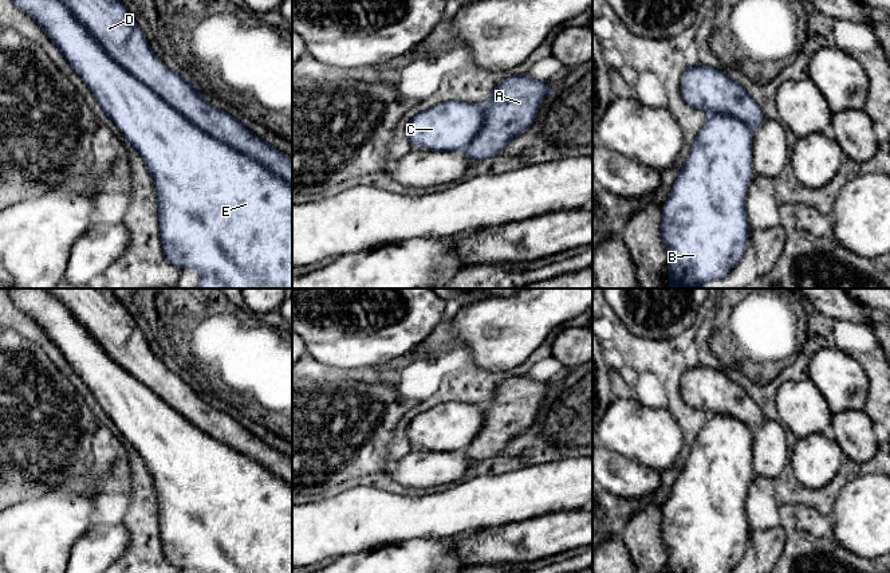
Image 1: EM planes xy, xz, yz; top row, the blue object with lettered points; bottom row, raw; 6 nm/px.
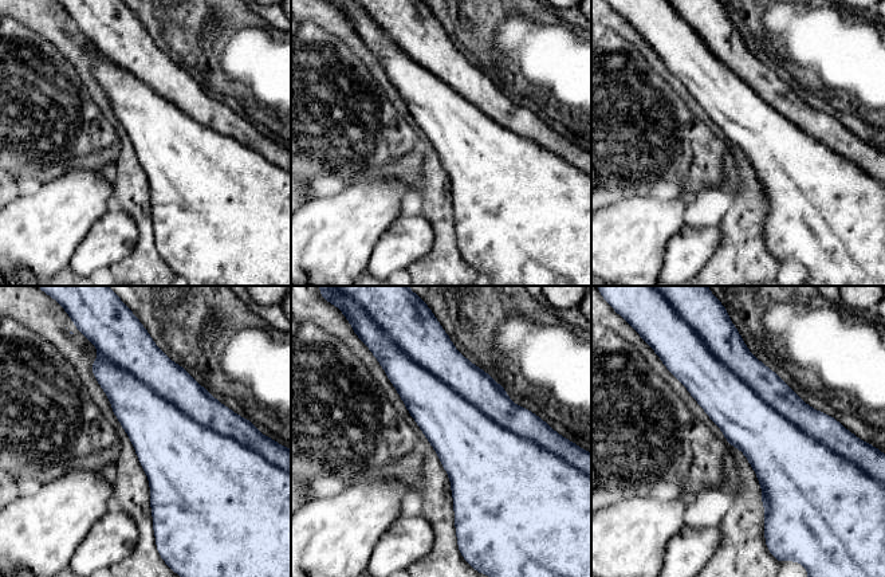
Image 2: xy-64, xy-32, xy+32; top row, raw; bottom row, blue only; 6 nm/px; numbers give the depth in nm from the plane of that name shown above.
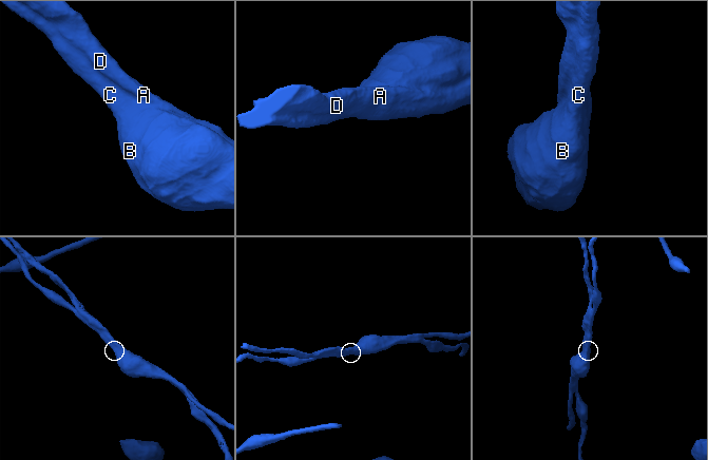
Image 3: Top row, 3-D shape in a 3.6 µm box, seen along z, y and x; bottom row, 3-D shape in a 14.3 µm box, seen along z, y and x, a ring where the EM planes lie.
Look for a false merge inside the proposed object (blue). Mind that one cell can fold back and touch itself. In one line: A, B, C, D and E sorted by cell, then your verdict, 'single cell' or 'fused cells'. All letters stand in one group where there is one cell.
A D / B C E | fused cells

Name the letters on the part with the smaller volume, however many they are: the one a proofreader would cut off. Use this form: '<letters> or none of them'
A, D

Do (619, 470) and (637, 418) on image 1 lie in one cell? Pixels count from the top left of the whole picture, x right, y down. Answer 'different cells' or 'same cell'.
same cell

